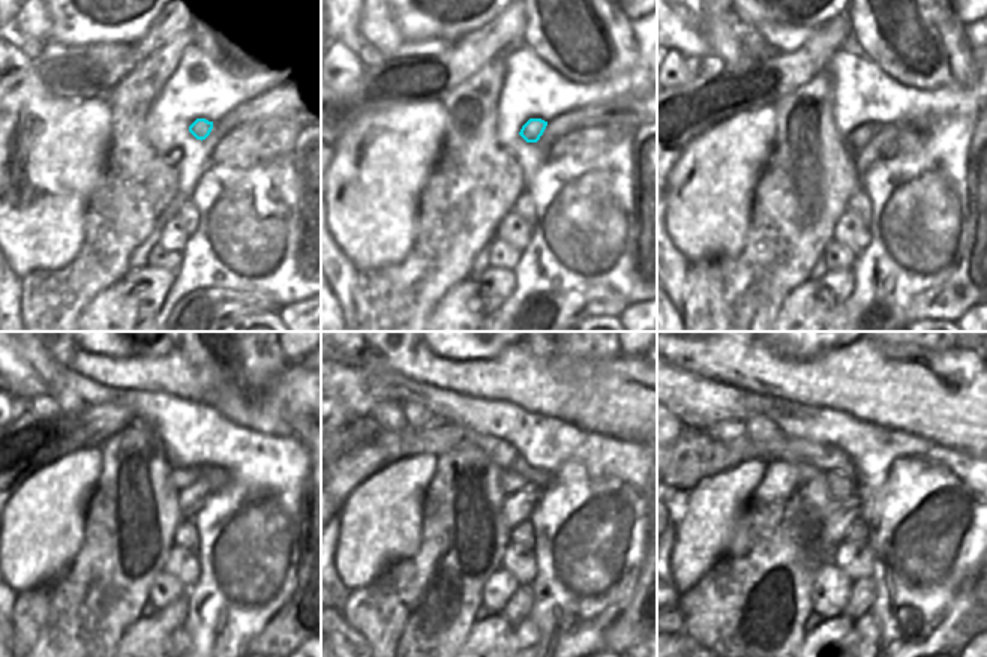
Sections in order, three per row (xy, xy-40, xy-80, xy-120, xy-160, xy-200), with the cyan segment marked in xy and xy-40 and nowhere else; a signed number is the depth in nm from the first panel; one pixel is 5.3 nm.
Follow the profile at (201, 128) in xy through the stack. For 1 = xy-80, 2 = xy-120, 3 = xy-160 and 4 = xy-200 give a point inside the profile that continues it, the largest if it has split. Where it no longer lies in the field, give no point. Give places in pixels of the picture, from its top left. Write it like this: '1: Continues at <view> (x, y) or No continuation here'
1: Continues at xy-80 (860, 137)
2: Continues at xy-120 (180, 477)
3: Continues at xy-160 (510, 482)
4: Continues at xy-200 (839, 486)

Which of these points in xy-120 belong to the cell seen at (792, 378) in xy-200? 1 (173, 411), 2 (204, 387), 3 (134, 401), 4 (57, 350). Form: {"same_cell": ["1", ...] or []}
{"same_cell": ["2", "4"]}

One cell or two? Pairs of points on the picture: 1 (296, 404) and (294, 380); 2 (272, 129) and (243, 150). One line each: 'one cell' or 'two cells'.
1: one cell
2: one cell

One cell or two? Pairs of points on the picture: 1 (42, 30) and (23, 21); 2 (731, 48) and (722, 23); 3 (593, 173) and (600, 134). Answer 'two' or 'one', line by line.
1: one
2: one
3: two

